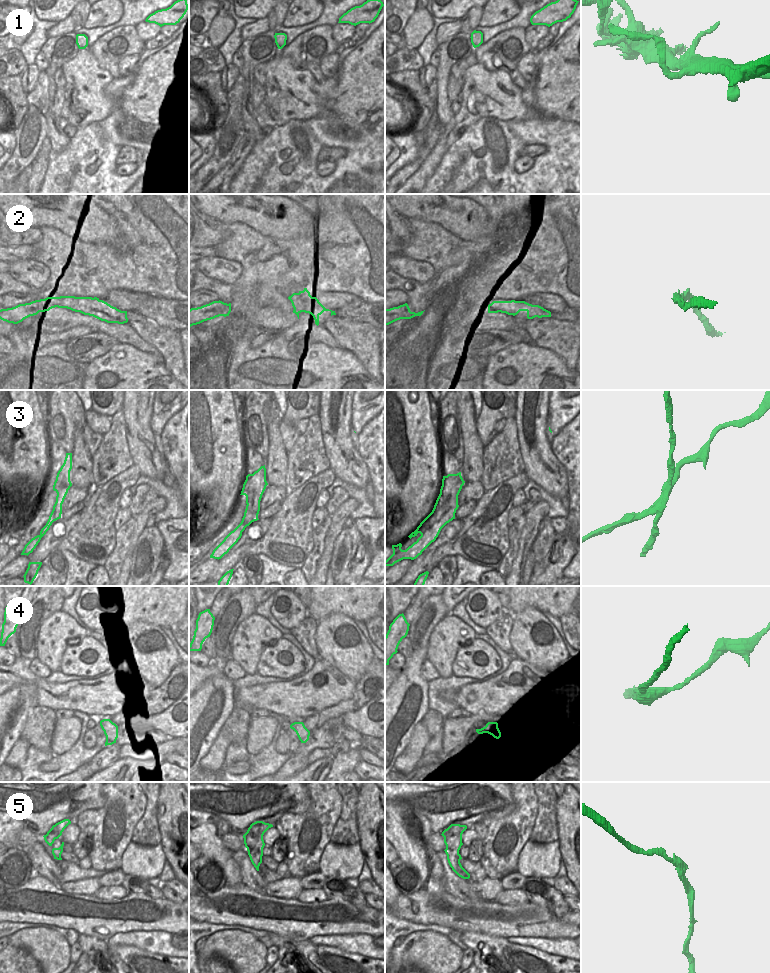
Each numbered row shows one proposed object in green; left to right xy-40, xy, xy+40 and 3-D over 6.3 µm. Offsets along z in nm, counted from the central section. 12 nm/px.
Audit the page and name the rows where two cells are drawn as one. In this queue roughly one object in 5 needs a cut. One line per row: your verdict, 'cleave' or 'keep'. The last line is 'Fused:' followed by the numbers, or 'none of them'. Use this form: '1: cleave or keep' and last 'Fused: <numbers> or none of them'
1: cleave
2: keep
3: cleave
4: keep
5: cleave
Fused: 1, 3, 5

